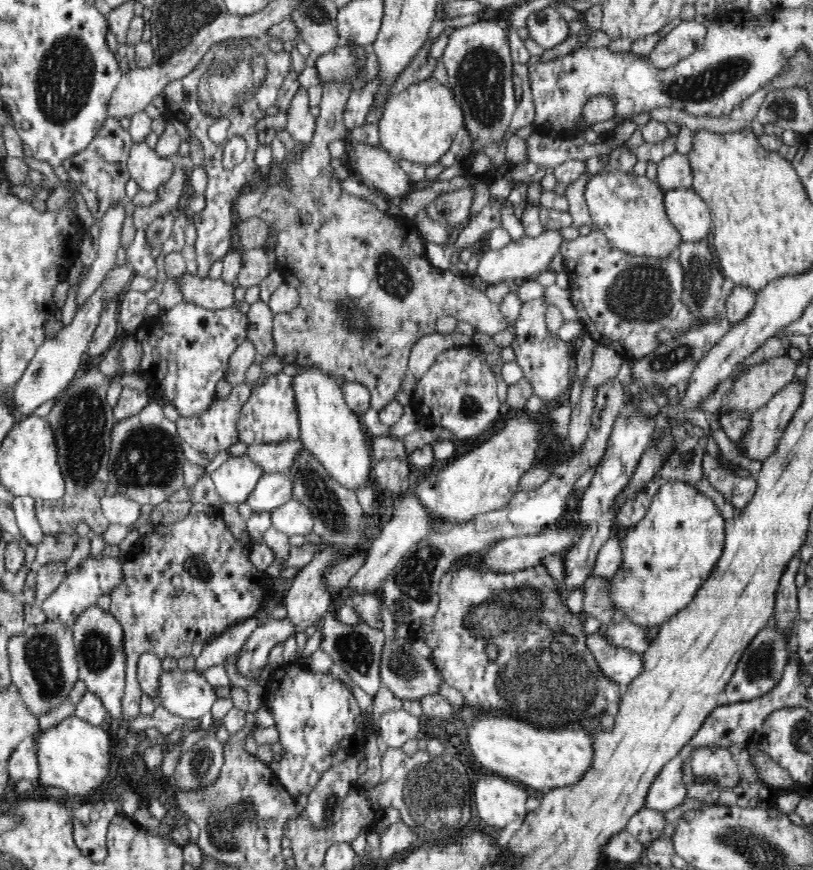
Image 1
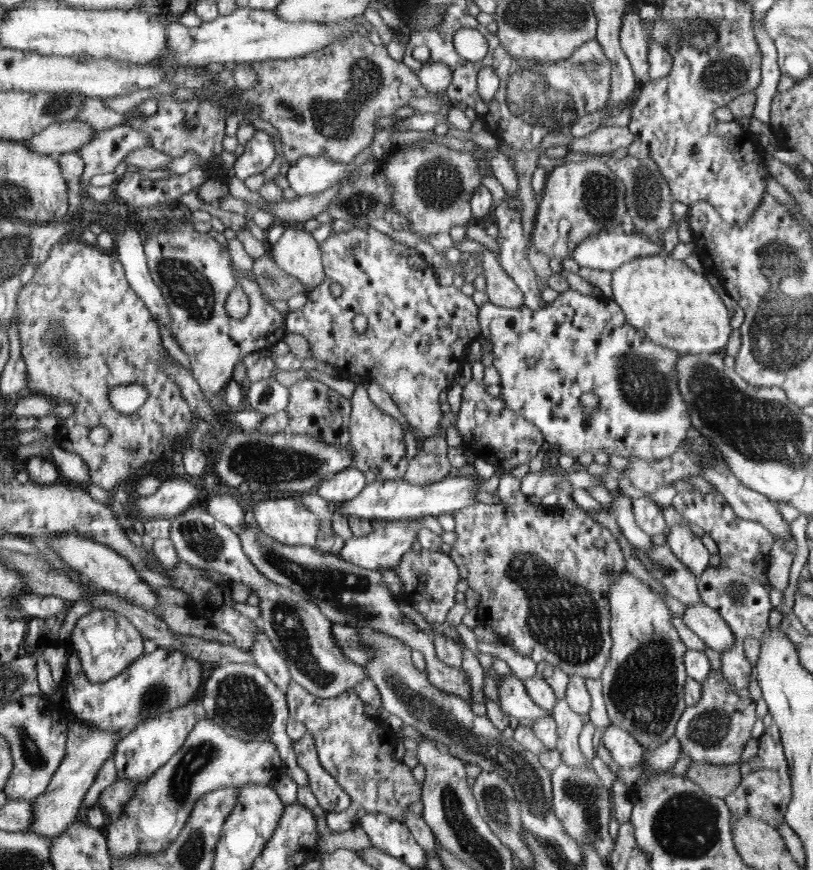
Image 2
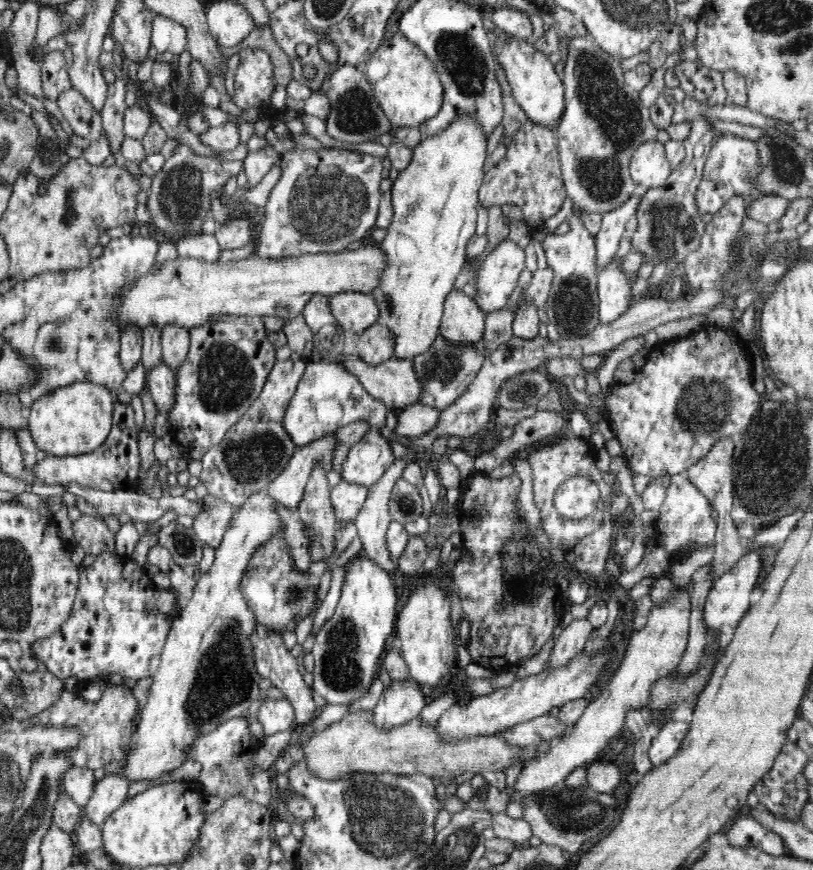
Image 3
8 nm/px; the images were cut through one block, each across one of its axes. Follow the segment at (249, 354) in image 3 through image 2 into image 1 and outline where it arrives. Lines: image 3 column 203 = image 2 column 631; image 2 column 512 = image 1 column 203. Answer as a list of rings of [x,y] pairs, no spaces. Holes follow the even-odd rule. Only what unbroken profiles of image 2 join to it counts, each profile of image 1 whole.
[[[182,301],[174,308],[162,310],[155,317],[148,318],[133,333],[118,333],[96,367],[106,376],[119,378],[124,370],[120,350],[127,336],[133,335],[143,350],[135,374],[144,378],[157,394],[162,393],[178,410],[180,417],[188,418],[210,408],[216,400],[216,384],[226,377],[228,358],[247,339],[247,332],[247,314],[238,311],[237,306],[207,309]]]

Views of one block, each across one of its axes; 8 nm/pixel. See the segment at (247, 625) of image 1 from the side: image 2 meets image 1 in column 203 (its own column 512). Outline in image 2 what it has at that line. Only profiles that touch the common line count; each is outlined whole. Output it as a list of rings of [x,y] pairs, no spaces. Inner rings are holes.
[[[502,641],[497,644],[478,642],[477,647],[480,652],[484,652],[486,655],[492,654],[507,662],[512,669],[512,674],[521,681],[536,675],[536,663],[530,658],[518,654],[516,650],[512,650],[508,644]]]

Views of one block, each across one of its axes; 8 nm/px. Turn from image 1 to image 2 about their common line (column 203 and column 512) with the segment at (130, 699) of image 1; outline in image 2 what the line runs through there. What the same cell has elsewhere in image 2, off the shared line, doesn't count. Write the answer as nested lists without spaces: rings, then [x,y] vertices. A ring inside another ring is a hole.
[[[508,503],[496,504],[496,506],[469,506],[462,508],[461,511],[453,513],[455,520],[456,541],[452,545],[452,549],[448,556],[452,557],[457,563],[457,568],[461,574],[462,580],[467,580],[472,590],[478,592],[482,598],[482,604],[477,606],[476,618],[478,624],[492,628],[496,634],[500,636],[503,643],[506,643],[516,650],[518,654],[526,656],[535,663],[548,662],[558,666],[569,675],[582,676],[582,678],[599,679],[604,674],[605,667],[608,666],[610,660],[610,646],[613,646],[613,640],[610,640],[610,630],[612,629],[612,605],[609,601],[609,591],[612,587],[612,577],[625,571],[626,560],[622,549],[608,528],[597,524],[592,516],[588,516],[582,509],[573,508],[569,505],[566,508],[534,506],[528,504],[514,504],[510,506]],[[604,569],[612,570],[612,576],[604,574]]]

